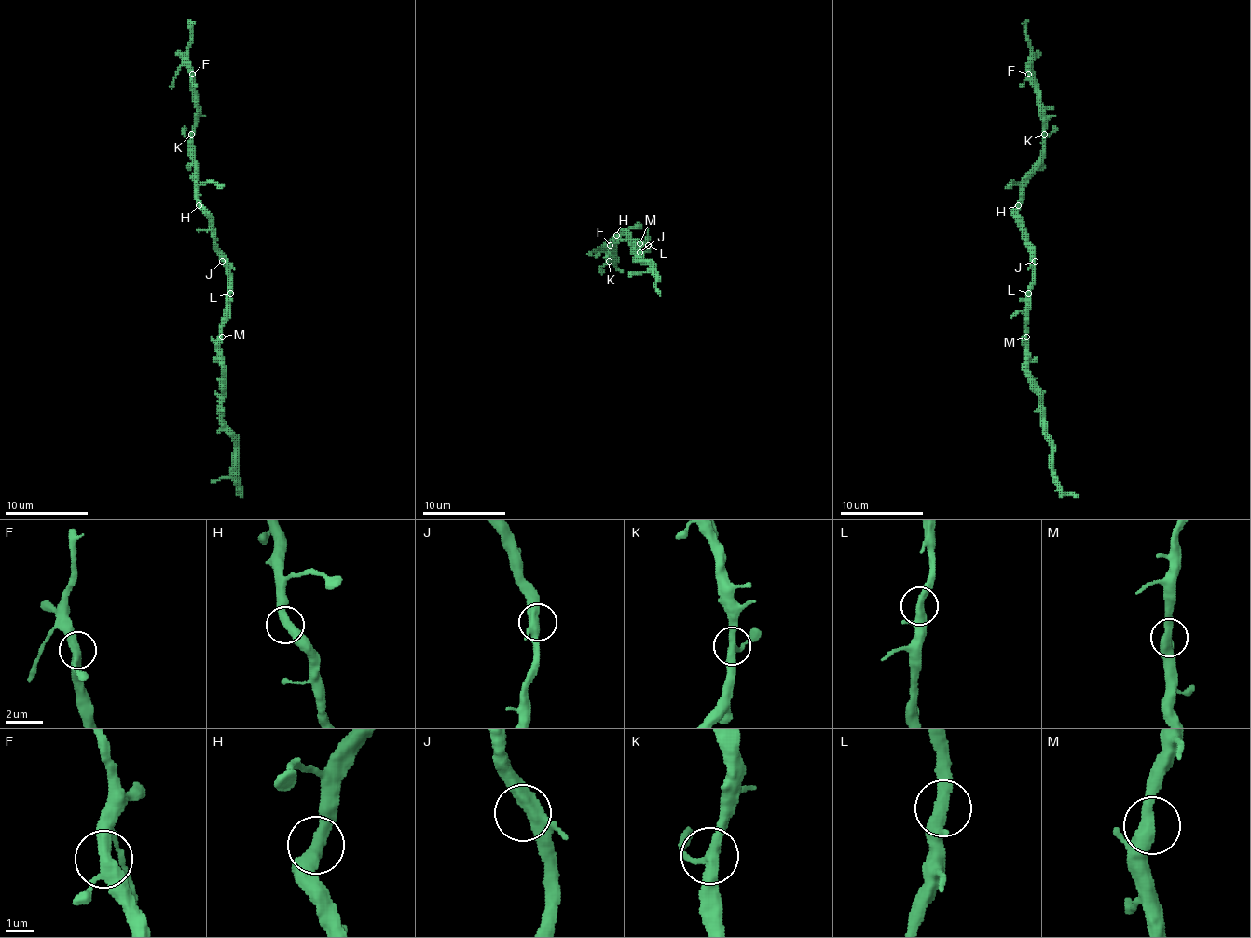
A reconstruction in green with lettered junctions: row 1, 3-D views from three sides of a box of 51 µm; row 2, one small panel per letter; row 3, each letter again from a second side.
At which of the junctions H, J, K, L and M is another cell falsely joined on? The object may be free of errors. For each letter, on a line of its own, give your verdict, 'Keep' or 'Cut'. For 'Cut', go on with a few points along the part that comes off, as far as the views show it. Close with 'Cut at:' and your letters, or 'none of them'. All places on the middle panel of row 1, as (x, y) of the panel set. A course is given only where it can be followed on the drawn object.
H: Keep
J: Keep
K: Keep
L: Keep
M: Keep
Cut at: none of them

